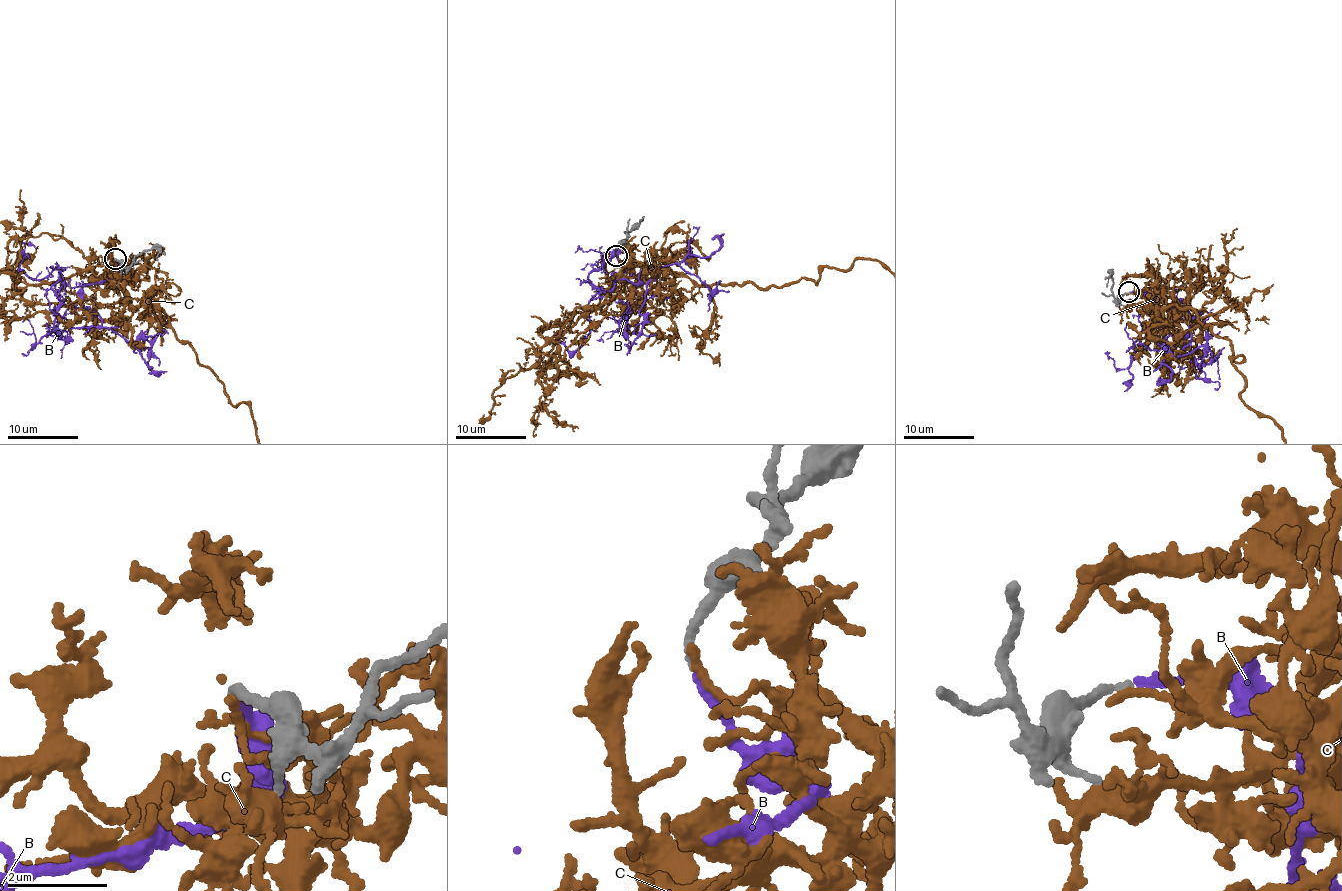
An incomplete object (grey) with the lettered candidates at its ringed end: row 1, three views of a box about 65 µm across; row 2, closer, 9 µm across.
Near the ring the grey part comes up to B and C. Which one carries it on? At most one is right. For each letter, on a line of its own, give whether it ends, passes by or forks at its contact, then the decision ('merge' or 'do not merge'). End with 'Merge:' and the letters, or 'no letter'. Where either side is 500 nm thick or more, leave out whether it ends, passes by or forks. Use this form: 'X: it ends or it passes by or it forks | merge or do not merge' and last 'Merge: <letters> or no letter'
B: it ends | merge
C: it ends | do not merge
Merge: B

